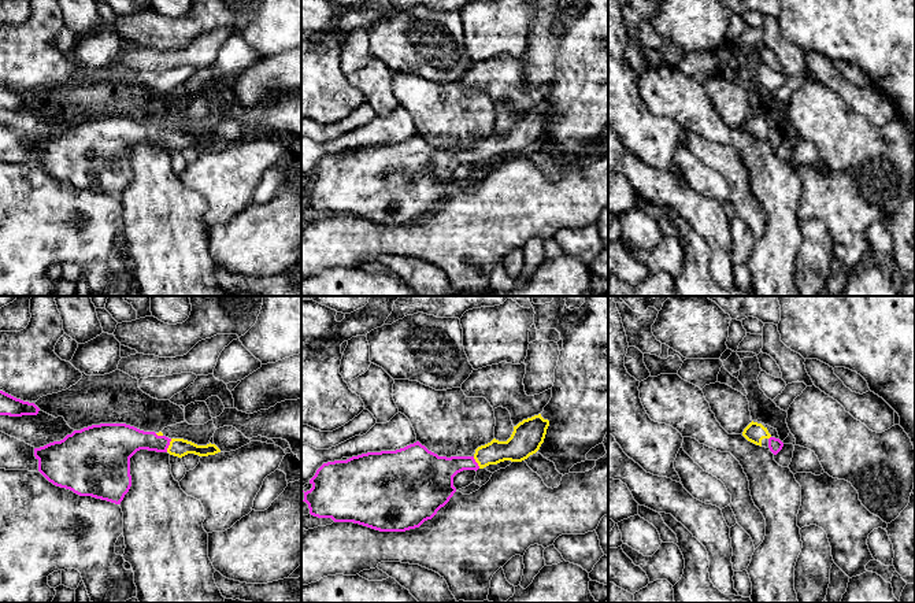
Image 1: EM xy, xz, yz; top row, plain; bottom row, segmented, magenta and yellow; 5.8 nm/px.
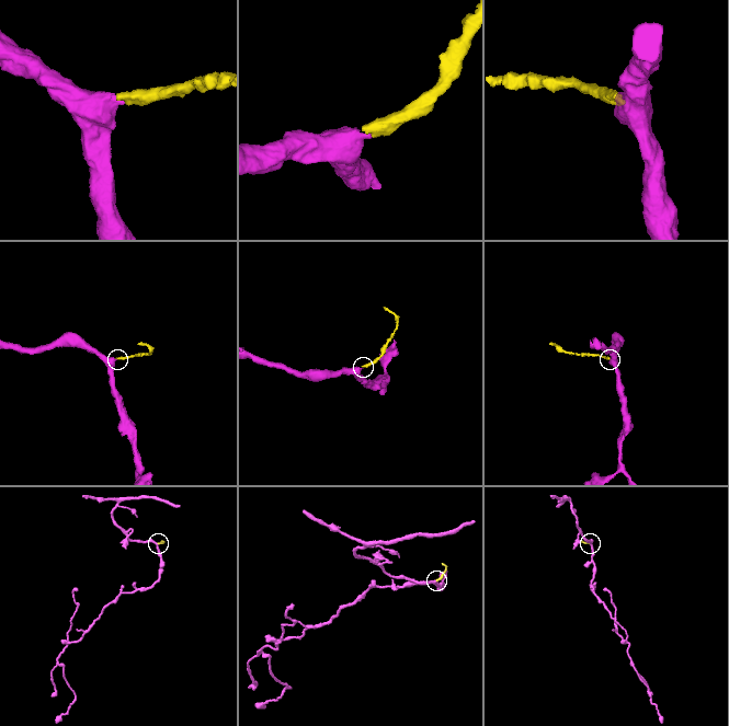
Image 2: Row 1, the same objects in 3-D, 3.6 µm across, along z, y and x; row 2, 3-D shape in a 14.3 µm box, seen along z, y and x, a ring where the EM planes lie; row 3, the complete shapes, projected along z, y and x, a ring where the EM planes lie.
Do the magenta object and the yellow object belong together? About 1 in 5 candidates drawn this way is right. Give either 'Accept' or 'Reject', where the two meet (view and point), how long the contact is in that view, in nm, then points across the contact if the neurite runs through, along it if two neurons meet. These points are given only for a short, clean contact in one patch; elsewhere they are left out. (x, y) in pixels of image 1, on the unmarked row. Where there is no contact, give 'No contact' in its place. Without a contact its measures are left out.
Accept. Touches magenta at xy (169, 137). Shared border 90 nm. Path across: xy (126, 133), (151, 133), (169, 137), (178, 140)

